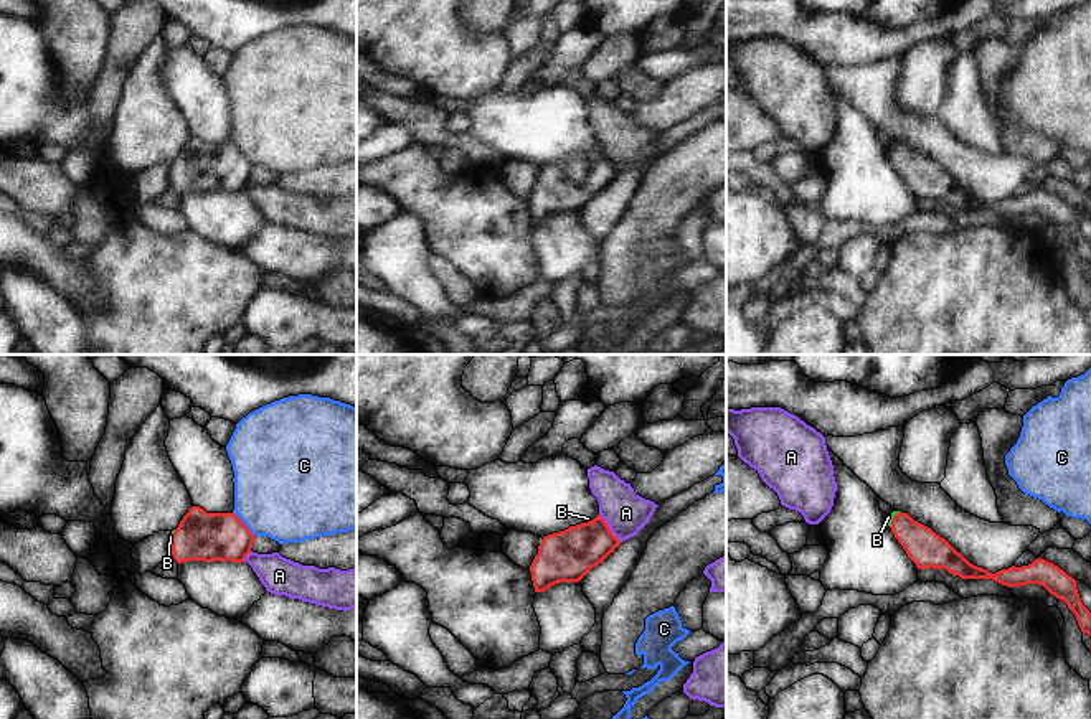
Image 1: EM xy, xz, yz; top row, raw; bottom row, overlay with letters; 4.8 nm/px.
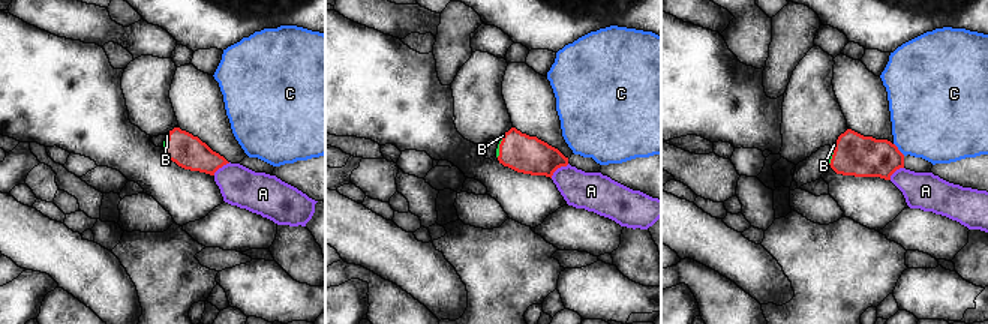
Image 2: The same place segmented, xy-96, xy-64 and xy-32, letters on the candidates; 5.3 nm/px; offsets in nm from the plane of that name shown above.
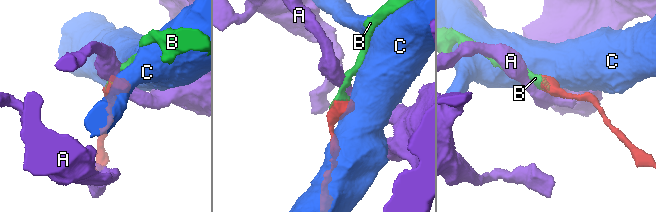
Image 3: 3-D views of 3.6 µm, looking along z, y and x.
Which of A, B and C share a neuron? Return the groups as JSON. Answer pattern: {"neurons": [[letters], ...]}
{"neurons": [["A"], ["B"], ["C"]]}

